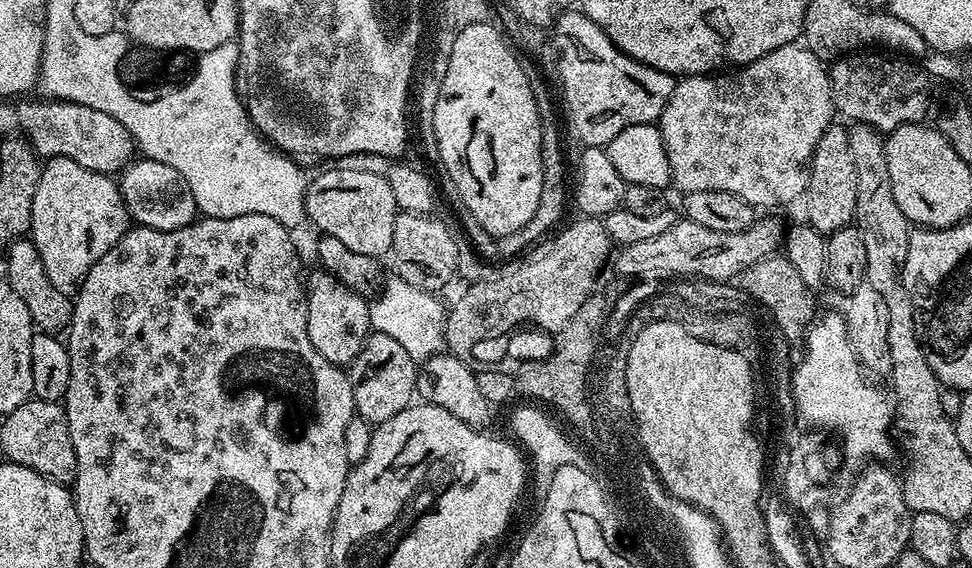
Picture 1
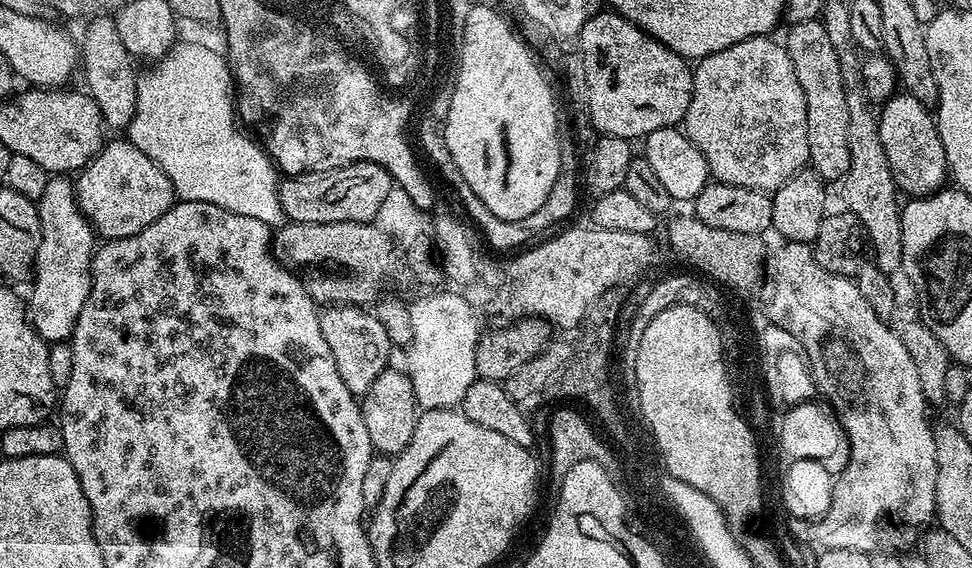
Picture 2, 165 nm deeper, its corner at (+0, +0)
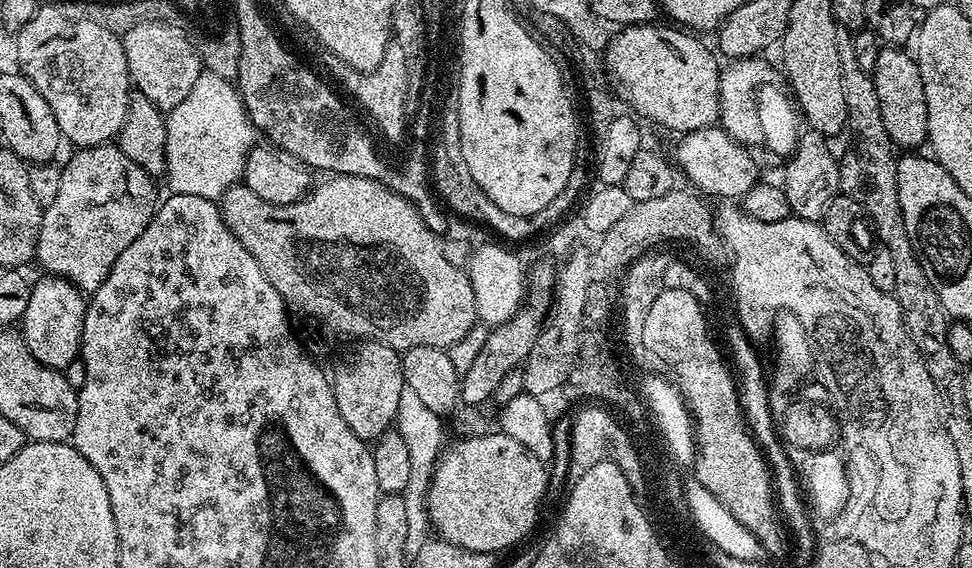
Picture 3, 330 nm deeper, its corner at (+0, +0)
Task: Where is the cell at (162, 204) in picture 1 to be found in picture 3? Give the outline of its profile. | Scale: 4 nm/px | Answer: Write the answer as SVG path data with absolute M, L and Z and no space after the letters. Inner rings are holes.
M115 143L99 144L93 148L76 148L60 169L62 183L58 186L58 195L48 208L43 209L44 217L38 234L35 263L44 267L45 273L62 276L74 287L85 294L91 294L106 282L118 254L146 230L158 207L156 196L157 181L138 162L130 162L126 154Z

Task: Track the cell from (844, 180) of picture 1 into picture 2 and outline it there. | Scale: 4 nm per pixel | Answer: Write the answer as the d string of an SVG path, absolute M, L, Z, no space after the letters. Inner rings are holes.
M817 18L798 22L787 29L786 47L790 54L790 62L794 62L794 74L798 74L798 86L802 86L802 94L806 94L806 142L808 143L808 159L811 171L820 175L825 182L843 181L850 170L850 110L846 106L846 90L840 69L840 59L834 50L834 42L830 42L830 34L826 34L823 19Z

